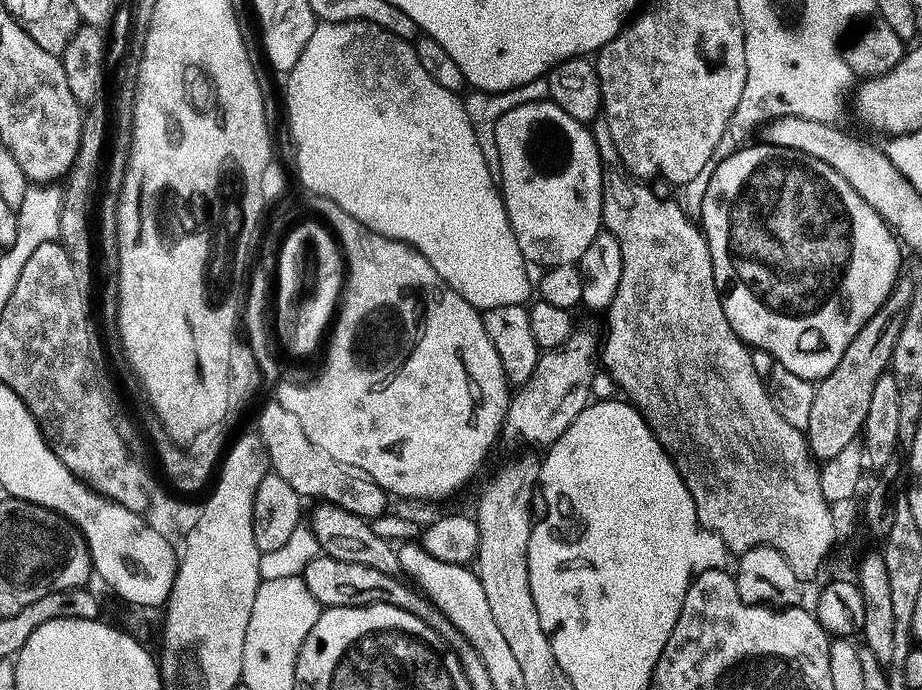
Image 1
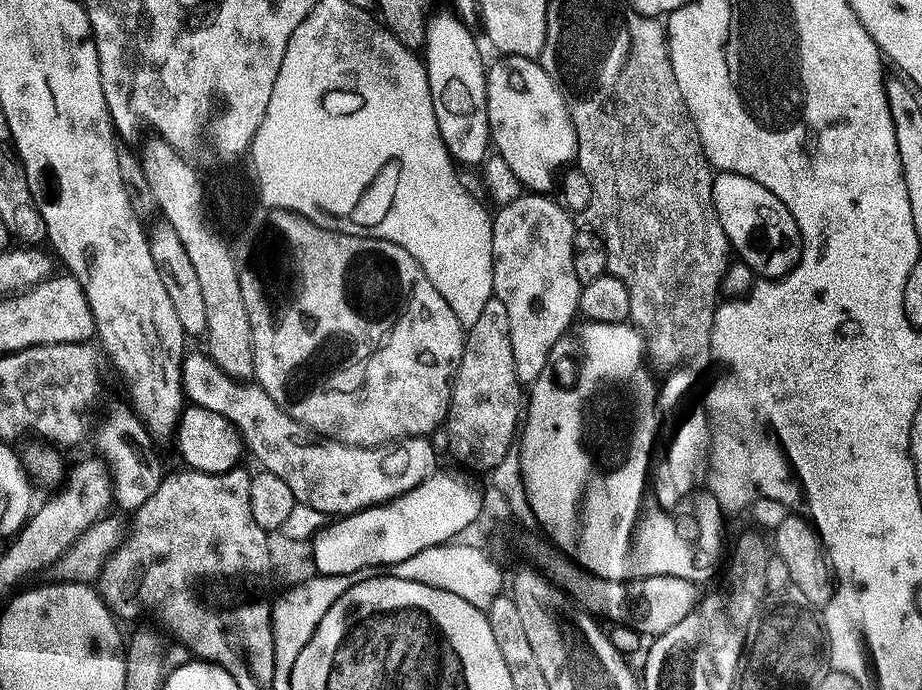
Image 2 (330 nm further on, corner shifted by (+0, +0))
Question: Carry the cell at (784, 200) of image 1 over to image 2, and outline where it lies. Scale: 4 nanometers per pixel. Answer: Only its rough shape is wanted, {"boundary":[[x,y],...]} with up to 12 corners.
{"boundary":[[733,172],[712,193],[731,251],[781,280],[804,243],[776,194]]}

